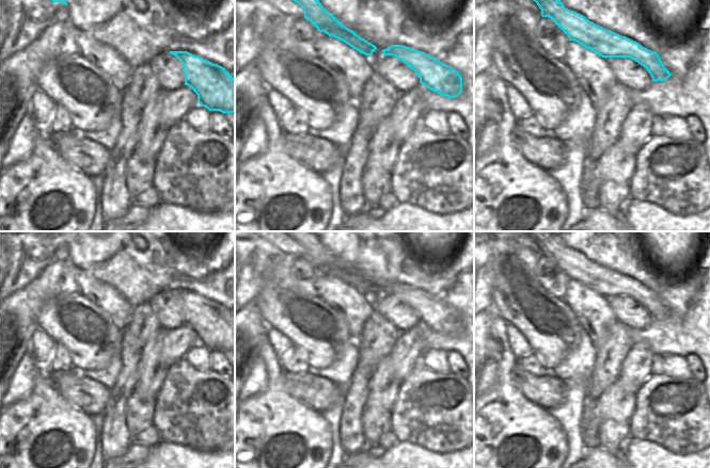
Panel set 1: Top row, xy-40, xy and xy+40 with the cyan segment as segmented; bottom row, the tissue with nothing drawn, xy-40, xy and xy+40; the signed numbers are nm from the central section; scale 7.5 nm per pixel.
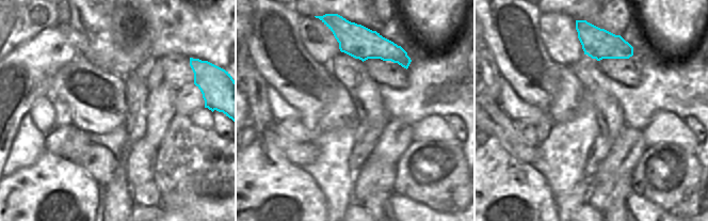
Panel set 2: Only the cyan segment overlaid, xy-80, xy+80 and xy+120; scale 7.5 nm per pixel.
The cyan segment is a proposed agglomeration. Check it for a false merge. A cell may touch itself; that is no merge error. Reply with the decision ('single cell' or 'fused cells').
single cell

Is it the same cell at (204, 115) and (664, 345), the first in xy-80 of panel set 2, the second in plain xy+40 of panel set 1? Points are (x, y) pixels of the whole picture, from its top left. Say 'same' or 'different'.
different

